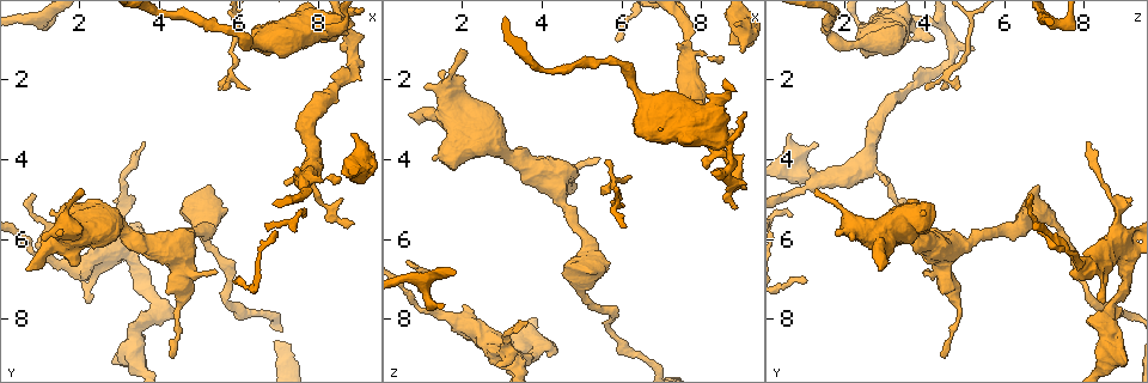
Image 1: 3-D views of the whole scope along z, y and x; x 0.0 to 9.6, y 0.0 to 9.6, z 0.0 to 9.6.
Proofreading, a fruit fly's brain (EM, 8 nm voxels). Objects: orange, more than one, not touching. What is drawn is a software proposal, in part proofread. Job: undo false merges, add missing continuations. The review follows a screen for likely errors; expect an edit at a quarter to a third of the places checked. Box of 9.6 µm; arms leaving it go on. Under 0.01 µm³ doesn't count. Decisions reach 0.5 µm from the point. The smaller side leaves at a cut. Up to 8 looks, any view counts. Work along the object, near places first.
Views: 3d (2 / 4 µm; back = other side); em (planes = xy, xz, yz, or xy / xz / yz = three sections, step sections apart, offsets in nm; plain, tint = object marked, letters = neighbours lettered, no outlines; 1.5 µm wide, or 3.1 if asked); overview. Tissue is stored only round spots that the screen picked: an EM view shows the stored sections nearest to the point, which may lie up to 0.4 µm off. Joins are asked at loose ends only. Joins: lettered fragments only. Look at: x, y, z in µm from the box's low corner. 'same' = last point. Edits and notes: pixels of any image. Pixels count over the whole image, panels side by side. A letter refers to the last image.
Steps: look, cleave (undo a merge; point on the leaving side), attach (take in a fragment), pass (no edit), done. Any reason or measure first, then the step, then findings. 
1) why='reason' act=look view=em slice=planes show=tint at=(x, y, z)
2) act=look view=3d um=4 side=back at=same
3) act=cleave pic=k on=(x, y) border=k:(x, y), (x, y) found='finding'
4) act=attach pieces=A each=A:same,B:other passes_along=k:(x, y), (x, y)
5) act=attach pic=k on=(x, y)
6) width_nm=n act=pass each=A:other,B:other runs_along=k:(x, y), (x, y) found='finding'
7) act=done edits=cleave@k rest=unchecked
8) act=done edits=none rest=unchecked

why='branch point' act=look view=3d um=2 side=back at=(4.00, 7.55, 8.70)

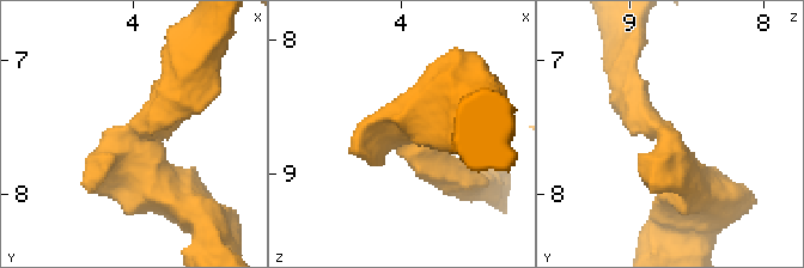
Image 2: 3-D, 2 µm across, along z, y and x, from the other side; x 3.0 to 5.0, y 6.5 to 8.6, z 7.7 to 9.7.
why='shape alone is not enough' act=look view=em slice=planes show=letters at=(3.94, 7.58, 8.70)

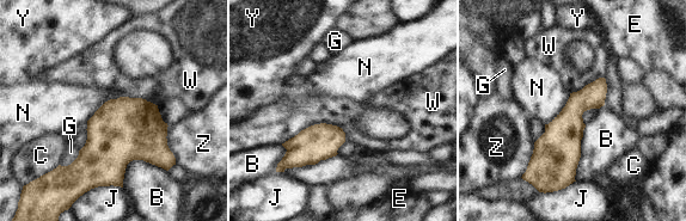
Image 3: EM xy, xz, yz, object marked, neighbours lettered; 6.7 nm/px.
act=pass each=B:other,C:other,E:other,G:other,J:other,N:other,W:other,Y:other,Z:other border=3:(126, 96), (108, 99), (86, 122) found='all the same neuron'

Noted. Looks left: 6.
why='thin end' act=look view=em slice=planes show=plain at=(0.85, 4.95, 6.65)

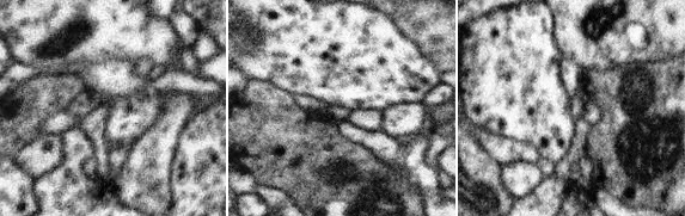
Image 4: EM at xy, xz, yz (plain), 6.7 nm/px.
why='what lies round it' act=look view=em slice=planes show=letters at=same

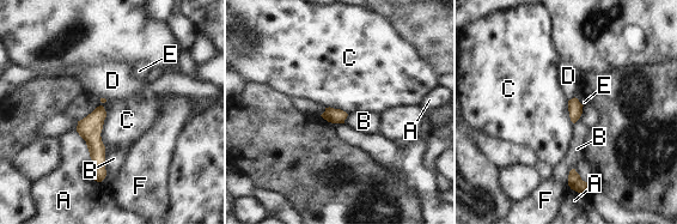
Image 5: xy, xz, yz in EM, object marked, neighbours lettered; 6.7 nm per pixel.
width_nm=100 act=pass each=A:other,B:other,C:other,D:other,E:other,F:other border=5:(99, 98), (105, 150) found='no lettered fragment goes on from it'

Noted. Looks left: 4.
why='branch stops here' act=look view=em slice=planes show=letters at=(9.00, 3.55, 1.30)

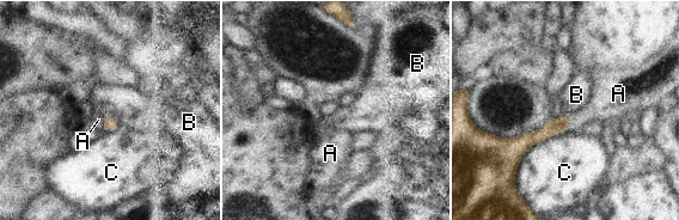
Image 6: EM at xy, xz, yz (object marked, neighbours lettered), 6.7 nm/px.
act=attach pieces=A each=A:same,B:other,C:other passes_along=6:(108, 122), (104, 122), (98, 120) found='the neuron continues'

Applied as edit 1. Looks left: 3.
act=done edits=attach@6 rest=unchecked

